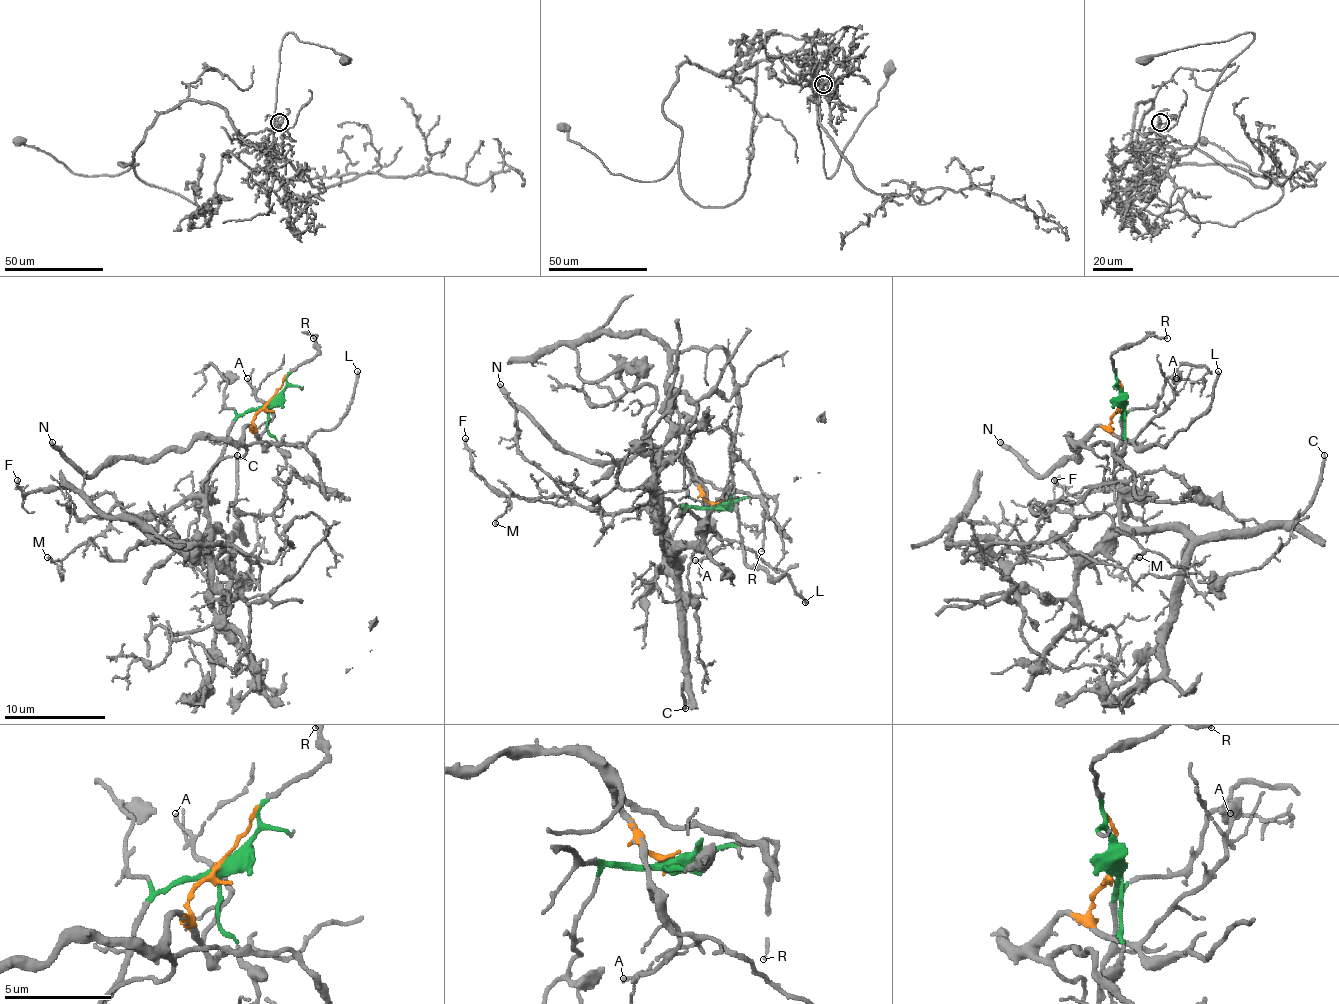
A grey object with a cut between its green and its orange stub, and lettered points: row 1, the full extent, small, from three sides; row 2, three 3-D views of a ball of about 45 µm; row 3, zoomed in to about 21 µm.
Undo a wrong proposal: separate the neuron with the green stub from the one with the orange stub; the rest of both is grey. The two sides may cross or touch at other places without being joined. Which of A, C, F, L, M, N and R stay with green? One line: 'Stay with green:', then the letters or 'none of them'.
Stay with green: C, F, M, R

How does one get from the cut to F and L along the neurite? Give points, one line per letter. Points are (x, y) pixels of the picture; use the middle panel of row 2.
F: (717, 506), (684, 506), (654, 498), (641, 508), (606, 511), (524, 496), (499, 496), (471, 465), (466, 437)
L: (717, 506), (702, 496), (707, 513), (715, 521), (715, 531), (722, 539), (735, 539), (780, 569), (806, 602)

